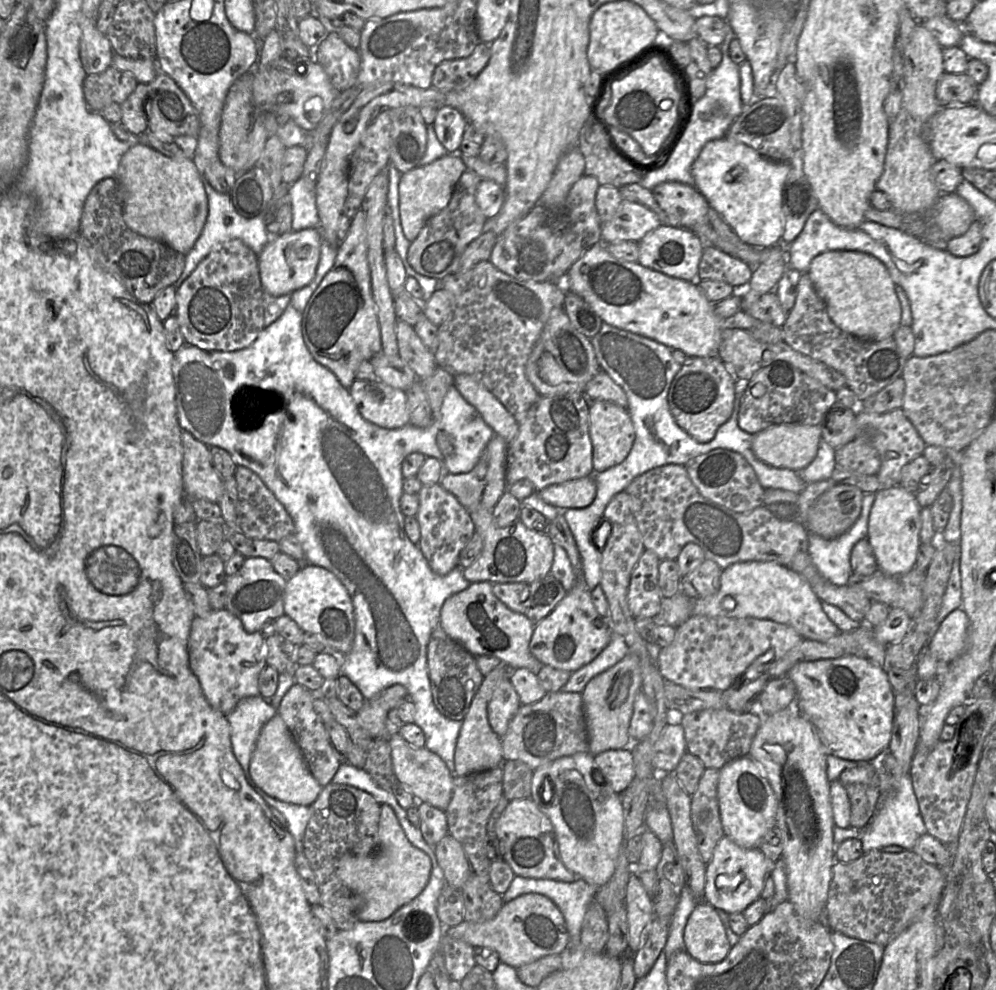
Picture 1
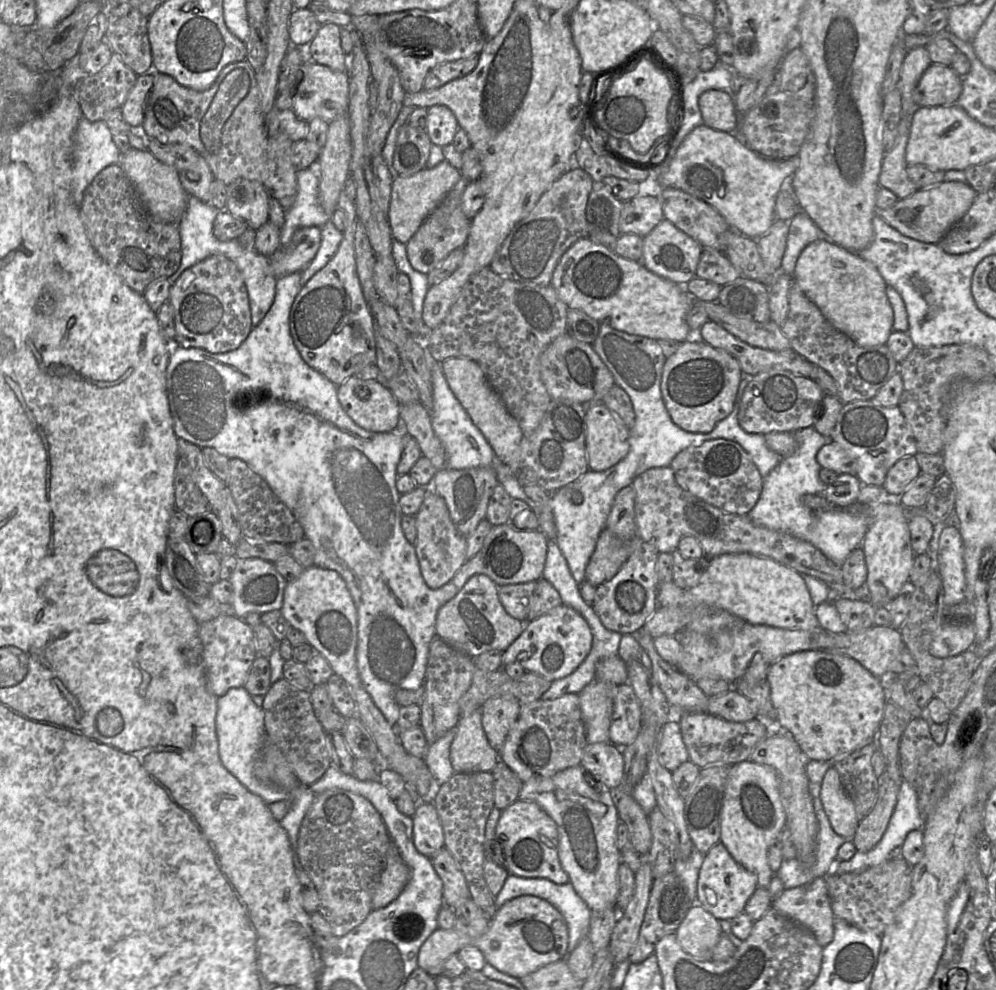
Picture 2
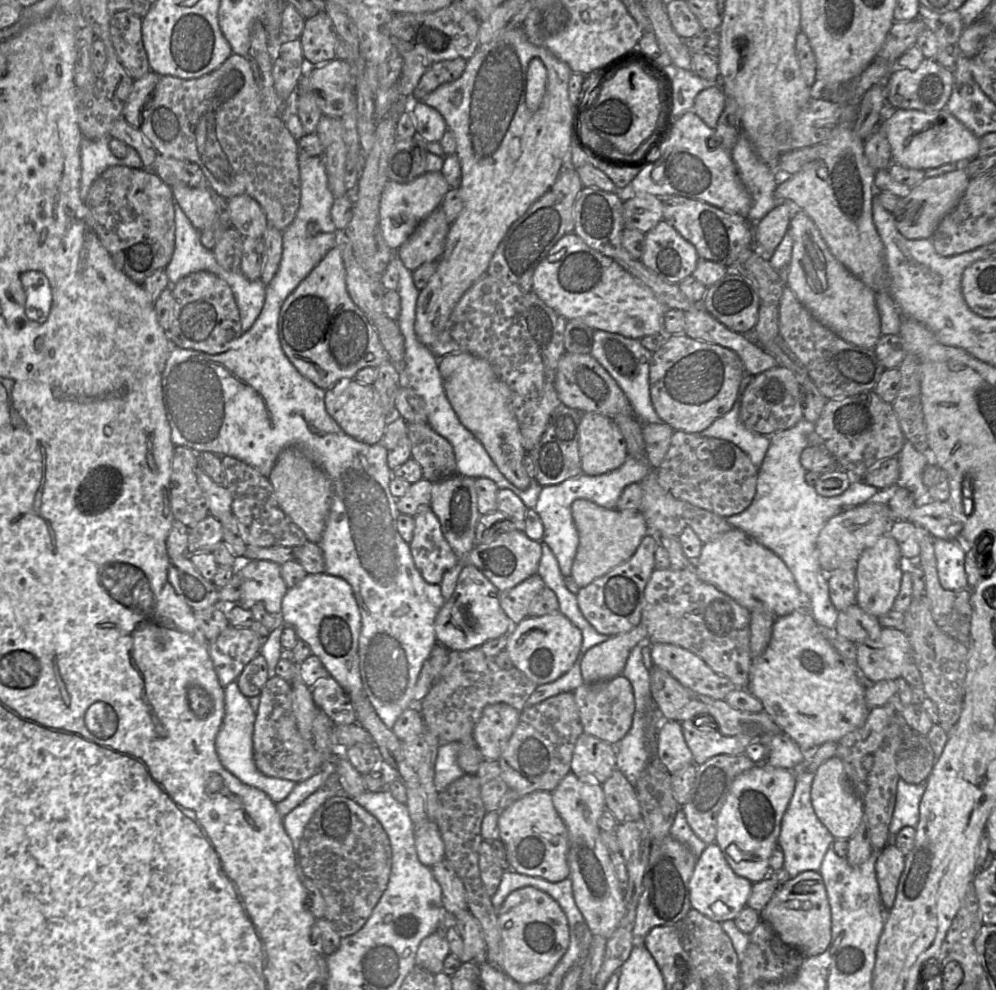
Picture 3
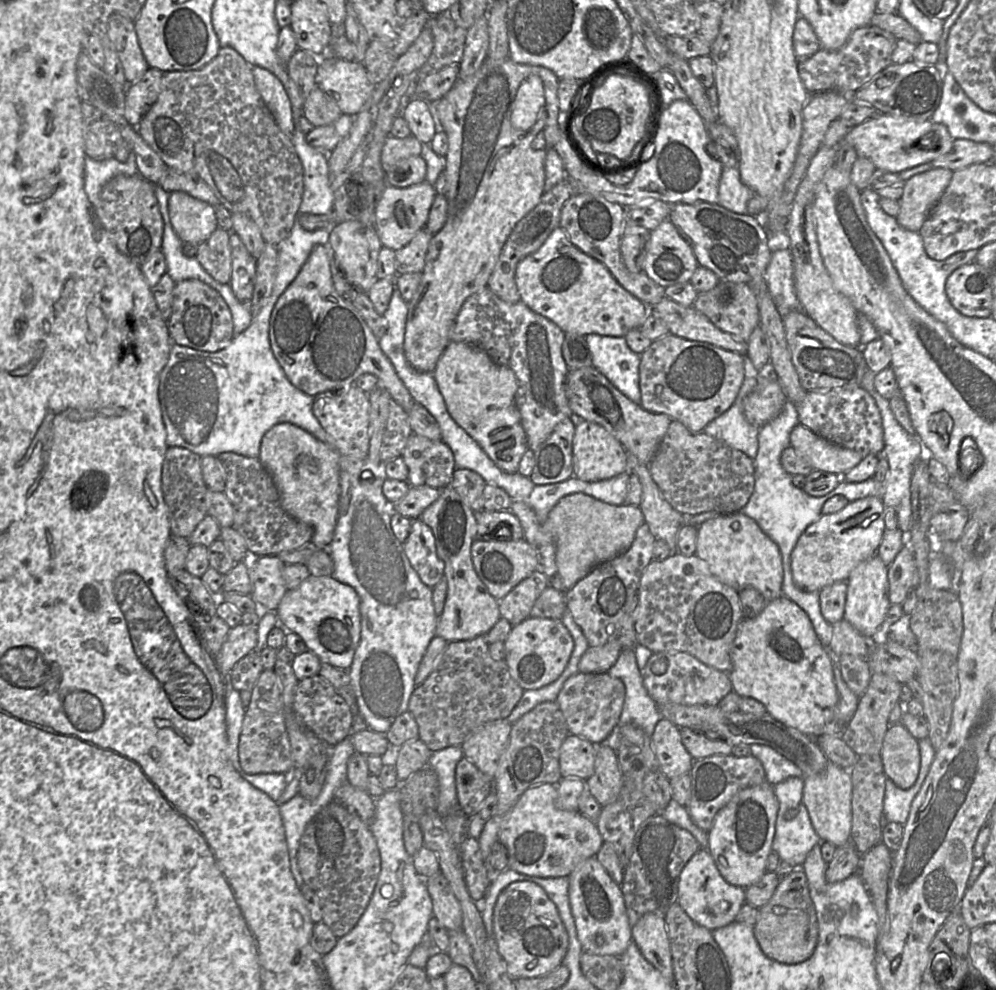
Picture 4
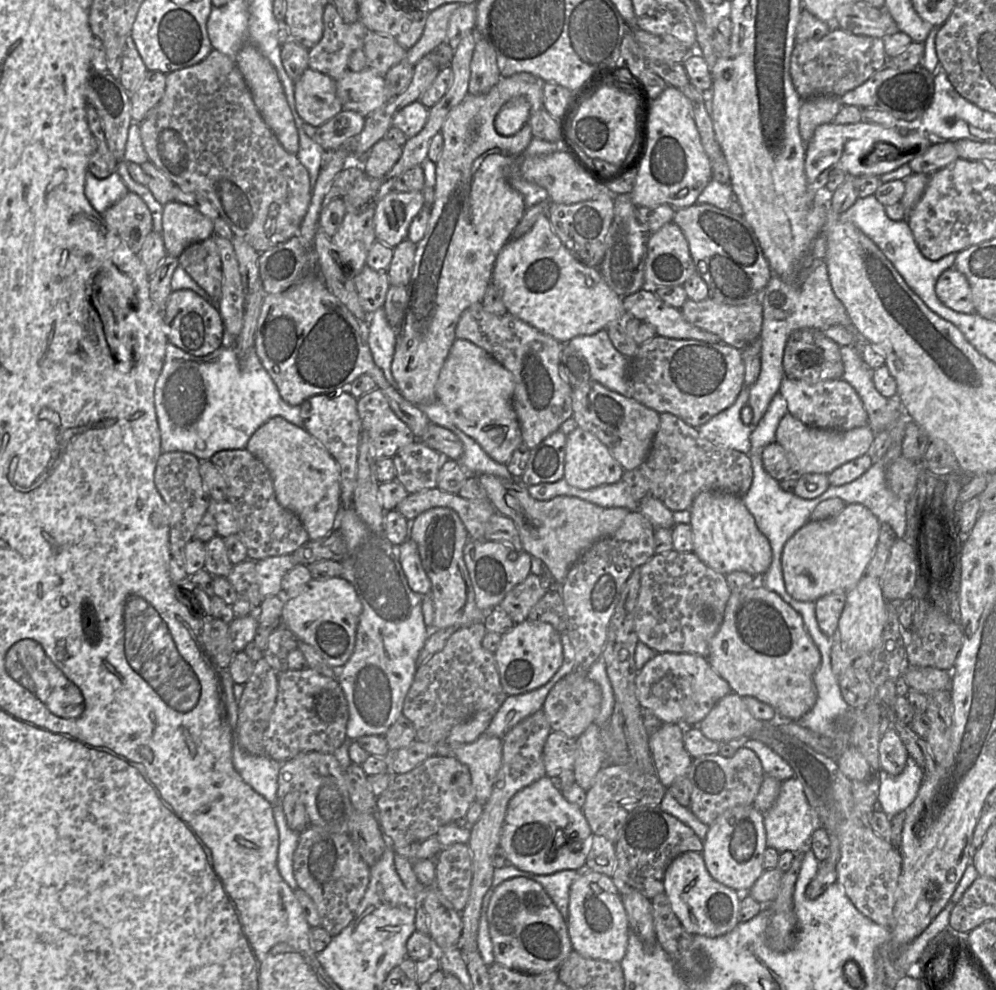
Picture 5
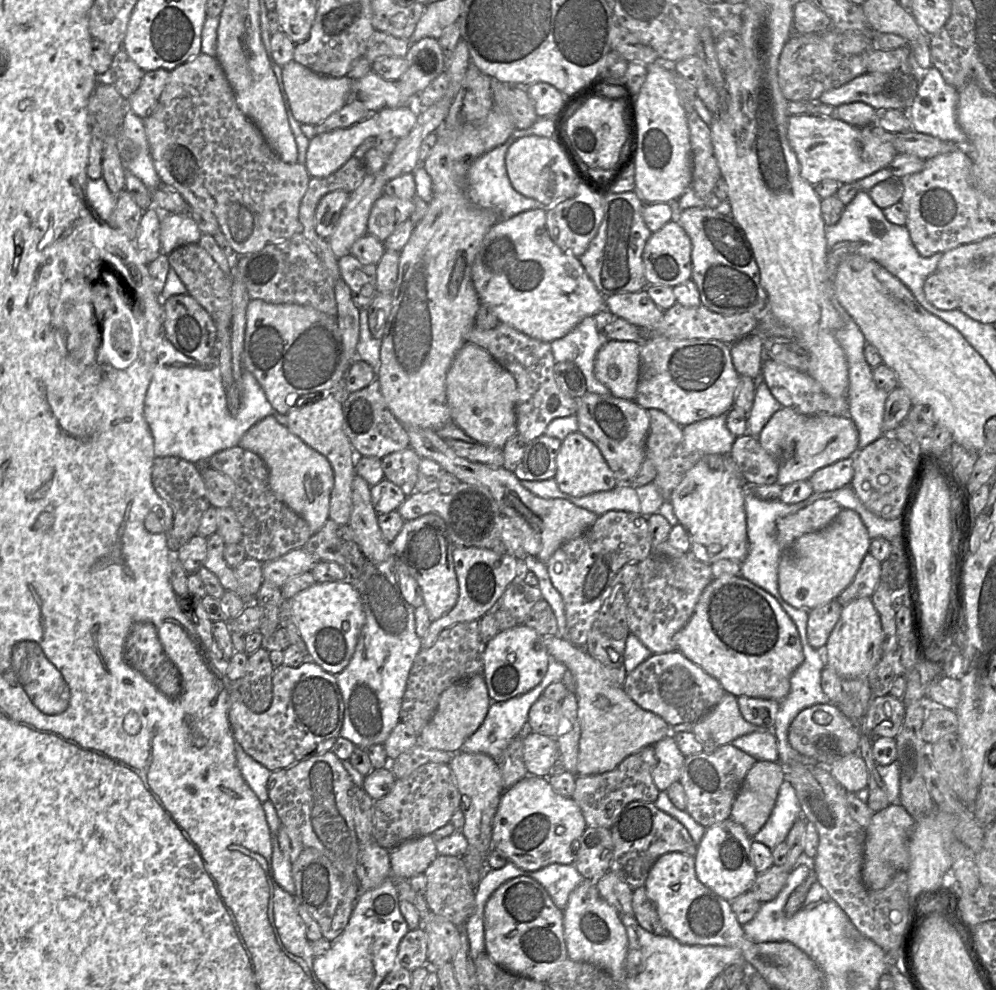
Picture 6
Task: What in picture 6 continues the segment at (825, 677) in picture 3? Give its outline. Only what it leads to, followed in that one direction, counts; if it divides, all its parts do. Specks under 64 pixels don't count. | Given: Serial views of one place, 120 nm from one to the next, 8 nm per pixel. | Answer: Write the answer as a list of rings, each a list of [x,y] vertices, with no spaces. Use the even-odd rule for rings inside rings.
[[[732,575],[714,578],[703,590],[693,614],[677,634],[677,651],[718,680],[726,693],[778,702],[788,695],[790,678],[804,661],[797,627],[777,599],[749,580]]]

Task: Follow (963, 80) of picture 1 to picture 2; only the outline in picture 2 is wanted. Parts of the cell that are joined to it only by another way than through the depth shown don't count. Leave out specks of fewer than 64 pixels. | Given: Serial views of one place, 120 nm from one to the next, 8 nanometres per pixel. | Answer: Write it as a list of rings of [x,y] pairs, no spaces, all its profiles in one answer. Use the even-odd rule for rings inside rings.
[[[932,63],[921,76],[914,92],[919,106],[956,105],[962,91],[962,76],[950,66]]]

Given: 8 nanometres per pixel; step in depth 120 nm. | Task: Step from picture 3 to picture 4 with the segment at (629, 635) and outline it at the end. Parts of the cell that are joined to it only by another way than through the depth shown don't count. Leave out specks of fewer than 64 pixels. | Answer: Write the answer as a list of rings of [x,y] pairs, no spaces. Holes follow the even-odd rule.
[[[618,638],[597,647],[589,647],[582,655],[578,669],[582,673],[607,673],[623,650]]]

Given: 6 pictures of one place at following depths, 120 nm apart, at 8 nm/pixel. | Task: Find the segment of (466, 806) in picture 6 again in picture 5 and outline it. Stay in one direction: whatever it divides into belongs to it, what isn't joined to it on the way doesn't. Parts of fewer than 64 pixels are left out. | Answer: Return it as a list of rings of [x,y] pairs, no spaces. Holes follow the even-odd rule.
[[[483,733],[474,742],[450,747],[451,755],[470,771],[475,802],[484,805],[502,765],[503,739]]]

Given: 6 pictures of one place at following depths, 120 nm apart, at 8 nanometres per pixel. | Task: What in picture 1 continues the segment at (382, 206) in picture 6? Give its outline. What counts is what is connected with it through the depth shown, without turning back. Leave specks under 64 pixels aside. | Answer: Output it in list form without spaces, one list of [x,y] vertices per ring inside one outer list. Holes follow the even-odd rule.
[[[447,153],[445,156],[424,166],[405,172],[399,181],[399,210],[405,237],[413,241],[427,220],[444,209],[452,196],[454,187],[466,166],[460,153]]]

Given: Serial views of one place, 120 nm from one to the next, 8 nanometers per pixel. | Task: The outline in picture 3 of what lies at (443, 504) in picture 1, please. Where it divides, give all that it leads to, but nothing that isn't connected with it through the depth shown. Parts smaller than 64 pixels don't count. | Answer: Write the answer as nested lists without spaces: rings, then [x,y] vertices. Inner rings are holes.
[[[430,505],[420,509],[414,519],[413,539],[409,543],[414,564],[427,583],[440,584],[444,574],[458,563],[458,557],[445,539],[440,522]]]

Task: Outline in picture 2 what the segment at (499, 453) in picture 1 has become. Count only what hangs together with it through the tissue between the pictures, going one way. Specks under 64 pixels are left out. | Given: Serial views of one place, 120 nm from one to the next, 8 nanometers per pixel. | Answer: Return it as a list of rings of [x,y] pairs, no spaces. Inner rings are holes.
[[[492,467],[437,471],[431,482],[431,490],[442,497],[457,530],[469,537],[478,524],[486,519],[486,511],[494,488],[499,485],[496,472]]]

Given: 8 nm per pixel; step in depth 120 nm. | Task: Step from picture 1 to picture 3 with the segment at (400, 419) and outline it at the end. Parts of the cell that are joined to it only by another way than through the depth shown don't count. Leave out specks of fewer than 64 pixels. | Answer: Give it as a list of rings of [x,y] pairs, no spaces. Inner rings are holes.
[[[356,380],[336,384],[333,389],[325,391],[324,402],[327,413],[347,435],[368,445],[381,443],[388,425],[387,416],[372,385]]]

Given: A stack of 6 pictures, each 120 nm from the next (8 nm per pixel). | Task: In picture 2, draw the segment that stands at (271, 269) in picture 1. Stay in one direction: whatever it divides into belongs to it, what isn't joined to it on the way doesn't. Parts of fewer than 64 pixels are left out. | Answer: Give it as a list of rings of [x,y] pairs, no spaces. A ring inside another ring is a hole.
[[[304,227],[295,232],[289,243],[281,245],[270,258],[276,279],[303,272],[315,258],[322,240],[319,227]]]

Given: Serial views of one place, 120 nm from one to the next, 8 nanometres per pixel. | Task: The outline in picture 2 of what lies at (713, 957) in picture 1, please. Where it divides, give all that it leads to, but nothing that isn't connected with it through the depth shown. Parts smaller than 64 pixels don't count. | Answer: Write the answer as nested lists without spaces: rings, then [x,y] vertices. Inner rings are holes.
[[[697,903],[691,905],[684,919],[675,931],[675,936],[681,948],[700,961],[710,961],[712,950],[722,934],[719,921]]]

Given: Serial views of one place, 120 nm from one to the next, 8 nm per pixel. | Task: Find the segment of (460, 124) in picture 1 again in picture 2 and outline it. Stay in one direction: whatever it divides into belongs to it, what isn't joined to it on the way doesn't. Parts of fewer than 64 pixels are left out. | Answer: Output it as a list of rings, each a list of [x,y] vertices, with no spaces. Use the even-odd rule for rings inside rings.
[[[434,105],[427,108],[425,131],[432,144],[446,146],[452,144],[459,128],[454,113],[444,105]]]

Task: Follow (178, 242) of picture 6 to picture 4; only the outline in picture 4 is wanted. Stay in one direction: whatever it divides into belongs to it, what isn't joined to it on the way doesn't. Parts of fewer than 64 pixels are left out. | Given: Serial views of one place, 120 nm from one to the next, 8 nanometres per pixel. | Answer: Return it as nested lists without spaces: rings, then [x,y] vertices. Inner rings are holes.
[[[186,192],[169,194],[168,211],[174,232],[183,244],[201,244],[218,228],[214,207]]]

